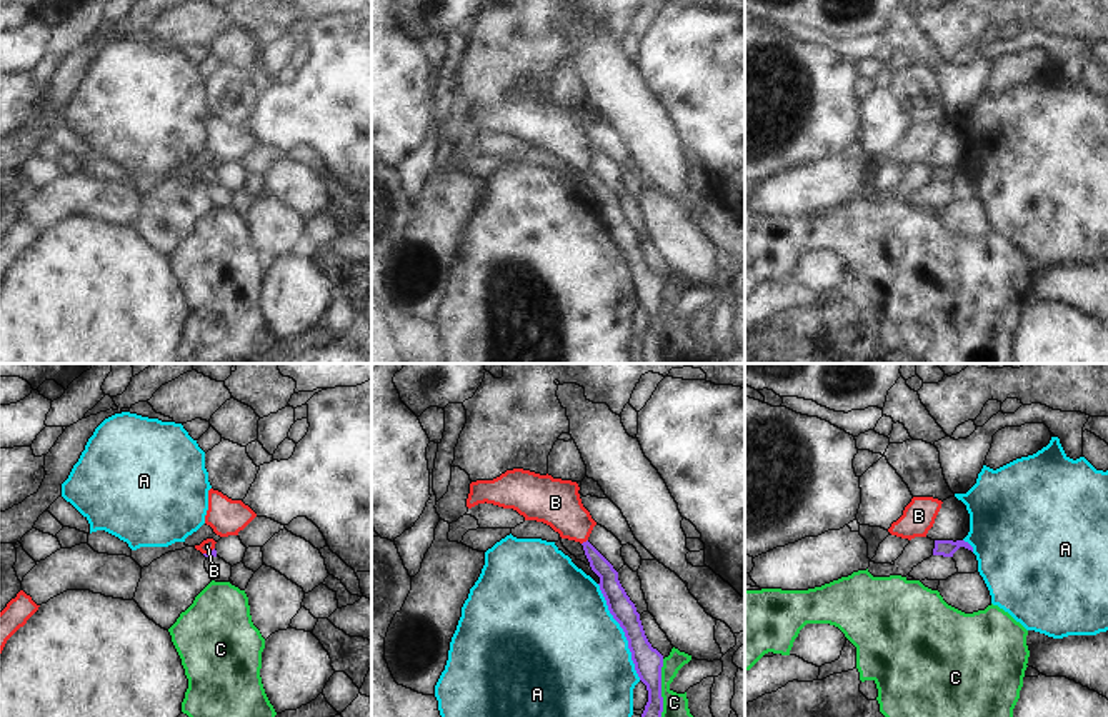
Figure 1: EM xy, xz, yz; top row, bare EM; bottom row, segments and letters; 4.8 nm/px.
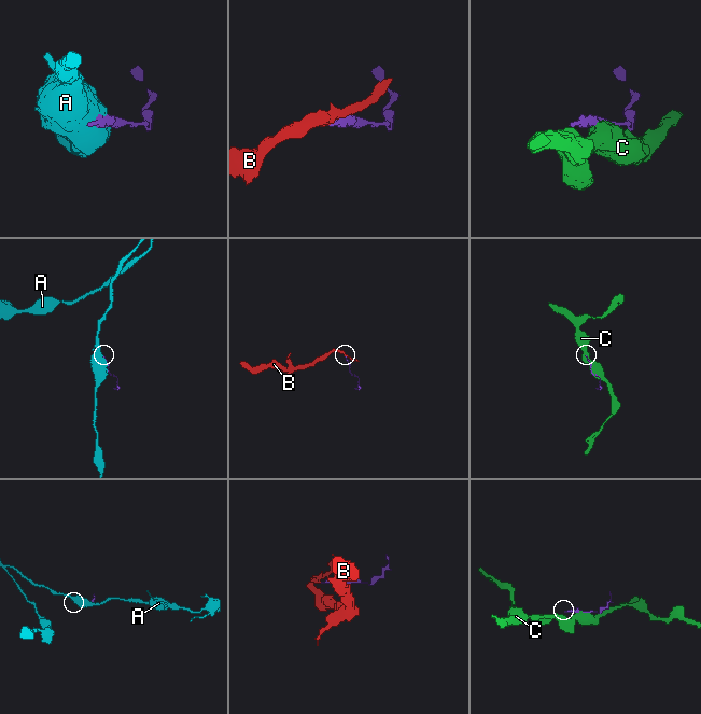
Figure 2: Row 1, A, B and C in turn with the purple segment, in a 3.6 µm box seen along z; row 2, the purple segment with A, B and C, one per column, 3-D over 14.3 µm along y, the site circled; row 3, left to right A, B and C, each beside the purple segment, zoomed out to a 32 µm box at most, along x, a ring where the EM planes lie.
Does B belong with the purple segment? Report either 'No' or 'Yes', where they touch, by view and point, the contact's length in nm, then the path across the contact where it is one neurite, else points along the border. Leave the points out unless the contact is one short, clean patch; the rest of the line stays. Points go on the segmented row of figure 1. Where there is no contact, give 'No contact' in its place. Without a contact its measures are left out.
Yes. Touches purple at xz (583, 542). Shared border 40 nm. Path across: xz (610, 586), (607, 572), (583, 542), (578, 527), (555, 502).

